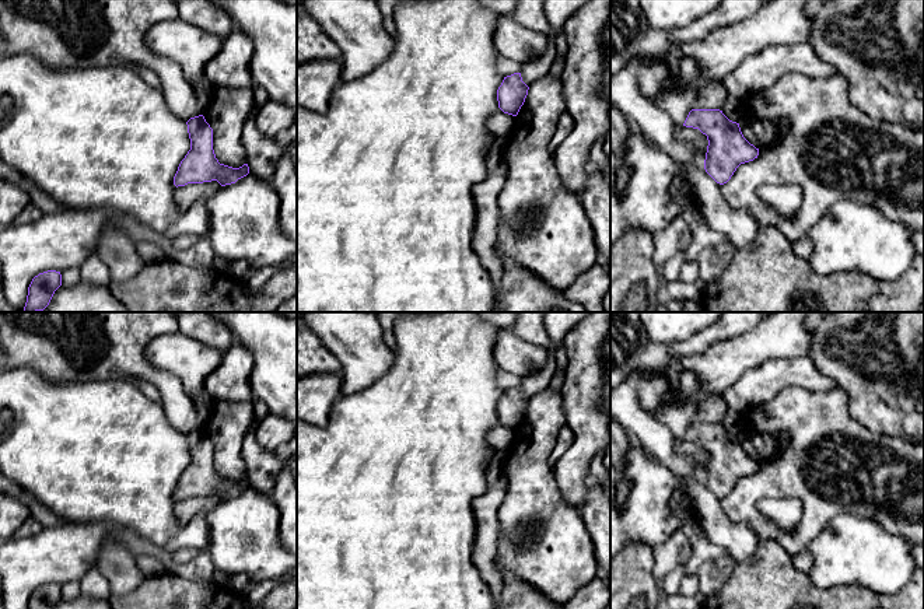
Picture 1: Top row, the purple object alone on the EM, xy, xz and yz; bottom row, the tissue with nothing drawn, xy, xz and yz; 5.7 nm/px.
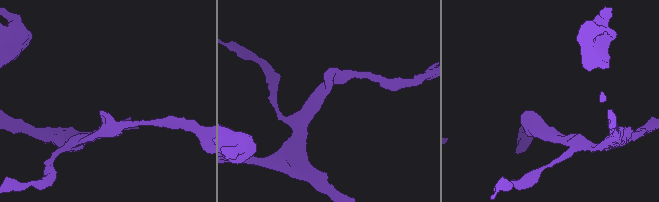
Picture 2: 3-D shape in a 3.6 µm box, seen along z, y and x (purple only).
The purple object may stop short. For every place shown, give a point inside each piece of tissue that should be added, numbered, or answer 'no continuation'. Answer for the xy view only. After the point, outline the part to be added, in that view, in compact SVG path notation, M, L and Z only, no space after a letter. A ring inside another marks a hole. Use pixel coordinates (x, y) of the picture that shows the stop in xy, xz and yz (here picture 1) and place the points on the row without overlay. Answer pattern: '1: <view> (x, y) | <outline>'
no continuation

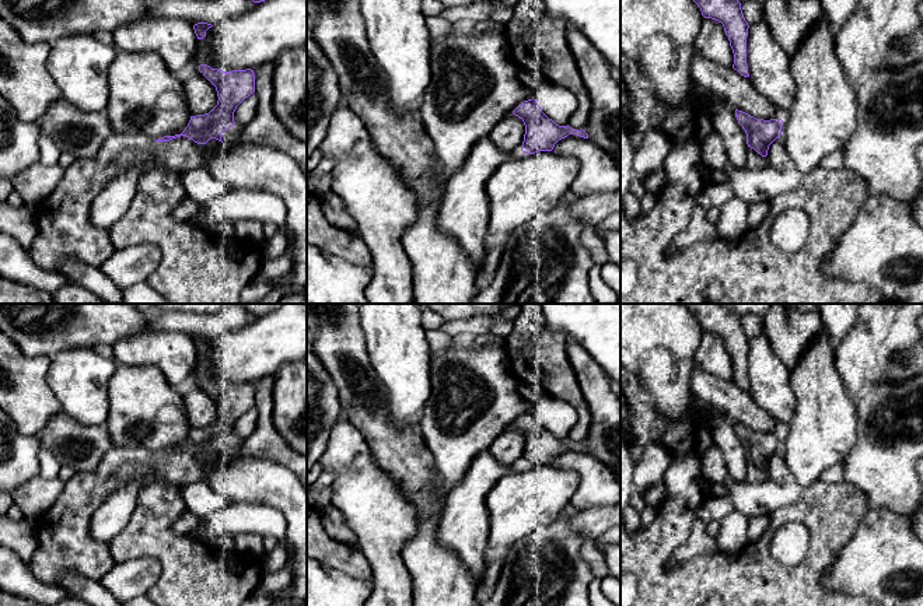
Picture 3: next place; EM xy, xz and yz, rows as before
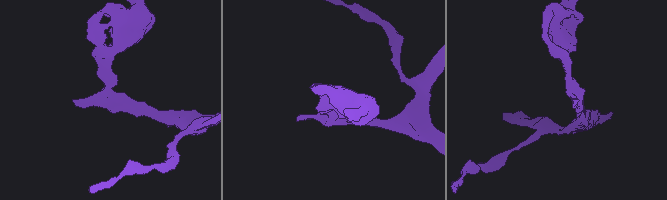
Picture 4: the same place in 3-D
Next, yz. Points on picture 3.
1: yz (754, 473) | M748 460L747 480L748 481L762 481L765 479L768 479L768 472L762 470L754 462Z

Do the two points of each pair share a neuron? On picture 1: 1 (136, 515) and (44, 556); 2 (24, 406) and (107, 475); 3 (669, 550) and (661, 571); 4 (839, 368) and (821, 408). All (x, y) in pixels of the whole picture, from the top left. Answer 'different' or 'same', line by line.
1: different
2: same
3: same
4: different

